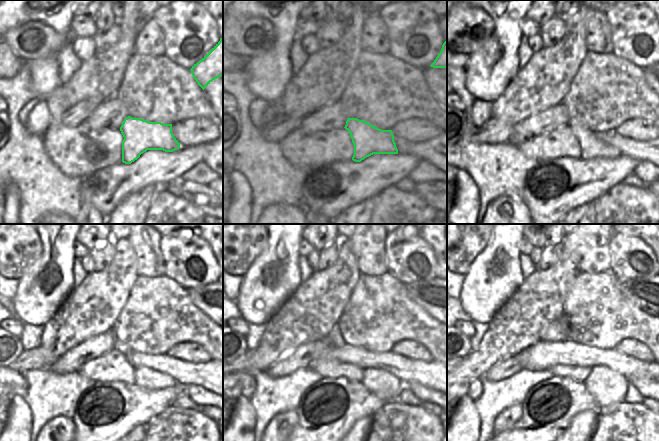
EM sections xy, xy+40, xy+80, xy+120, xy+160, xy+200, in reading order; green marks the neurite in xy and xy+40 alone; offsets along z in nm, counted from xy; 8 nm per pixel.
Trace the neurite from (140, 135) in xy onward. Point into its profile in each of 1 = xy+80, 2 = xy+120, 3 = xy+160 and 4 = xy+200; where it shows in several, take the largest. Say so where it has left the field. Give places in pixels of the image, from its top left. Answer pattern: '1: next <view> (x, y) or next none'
1: next xy+80 (591, 146)
2: next xy+120 (144, 377)
3: next xy+160 (384, 385)
4: next xy+200 (606, 386)

